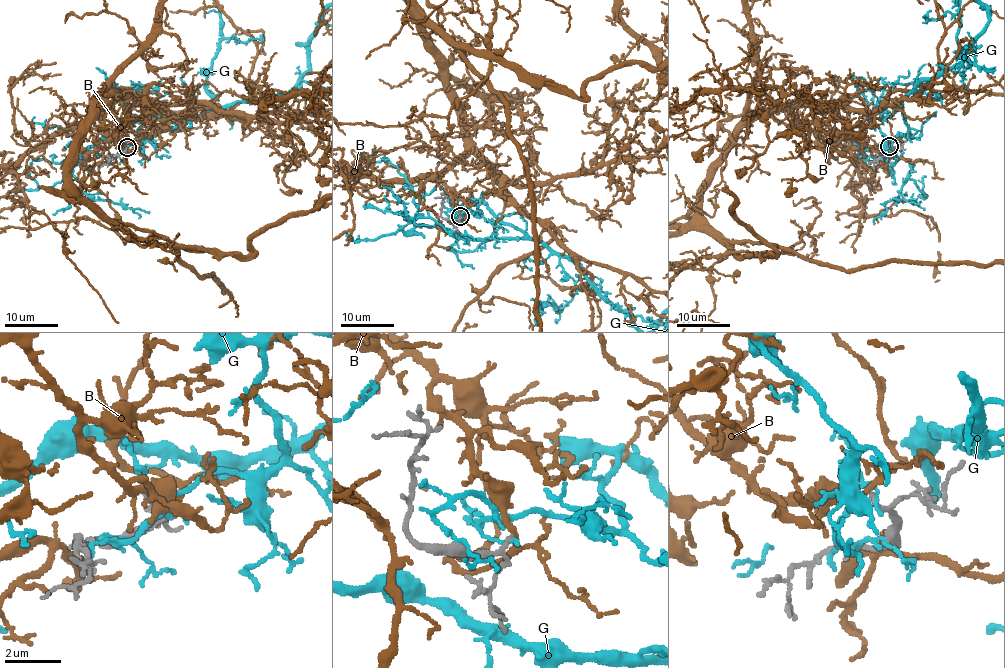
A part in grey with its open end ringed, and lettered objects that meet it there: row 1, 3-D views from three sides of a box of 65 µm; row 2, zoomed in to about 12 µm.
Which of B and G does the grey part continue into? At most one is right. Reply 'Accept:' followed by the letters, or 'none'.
Accept: none

